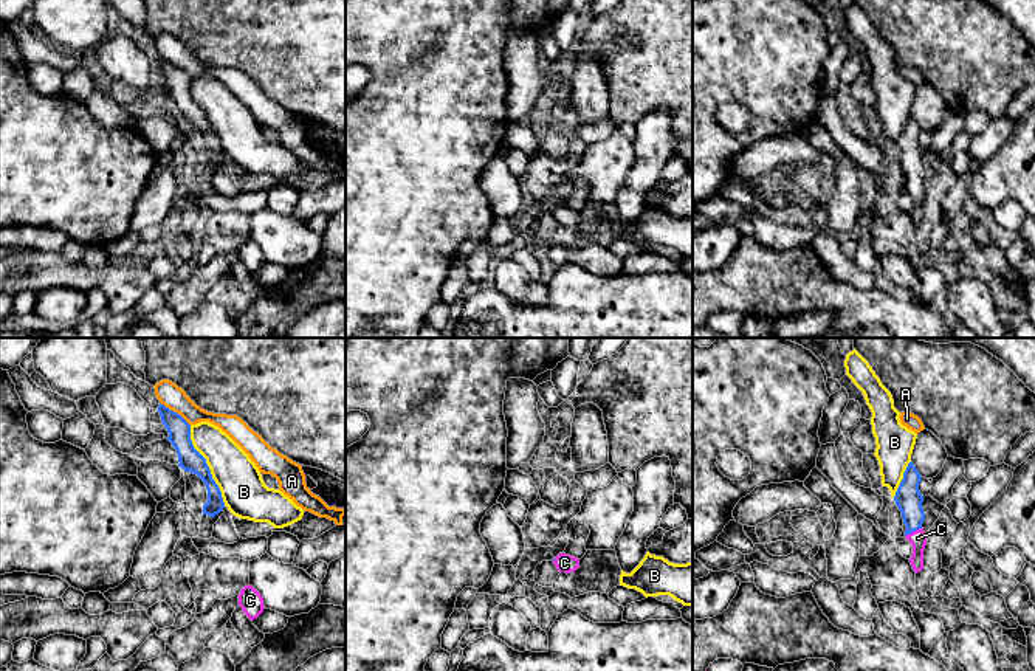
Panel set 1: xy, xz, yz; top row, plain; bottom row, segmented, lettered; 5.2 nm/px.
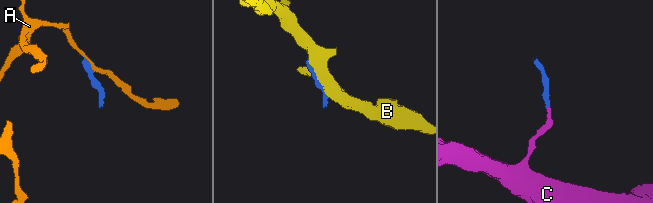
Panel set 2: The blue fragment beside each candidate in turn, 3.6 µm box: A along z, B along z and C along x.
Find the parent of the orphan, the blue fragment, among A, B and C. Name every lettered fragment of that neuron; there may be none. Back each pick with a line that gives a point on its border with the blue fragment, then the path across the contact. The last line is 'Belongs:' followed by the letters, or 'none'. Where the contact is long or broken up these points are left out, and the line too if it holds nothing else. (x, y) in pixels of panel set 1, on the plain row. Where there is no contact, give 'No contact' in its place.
C: Touches blue at yz (913, 183). Path across: yz (908, 152), (913, 166), (913, 183), (918, 191)
Belongs: C

